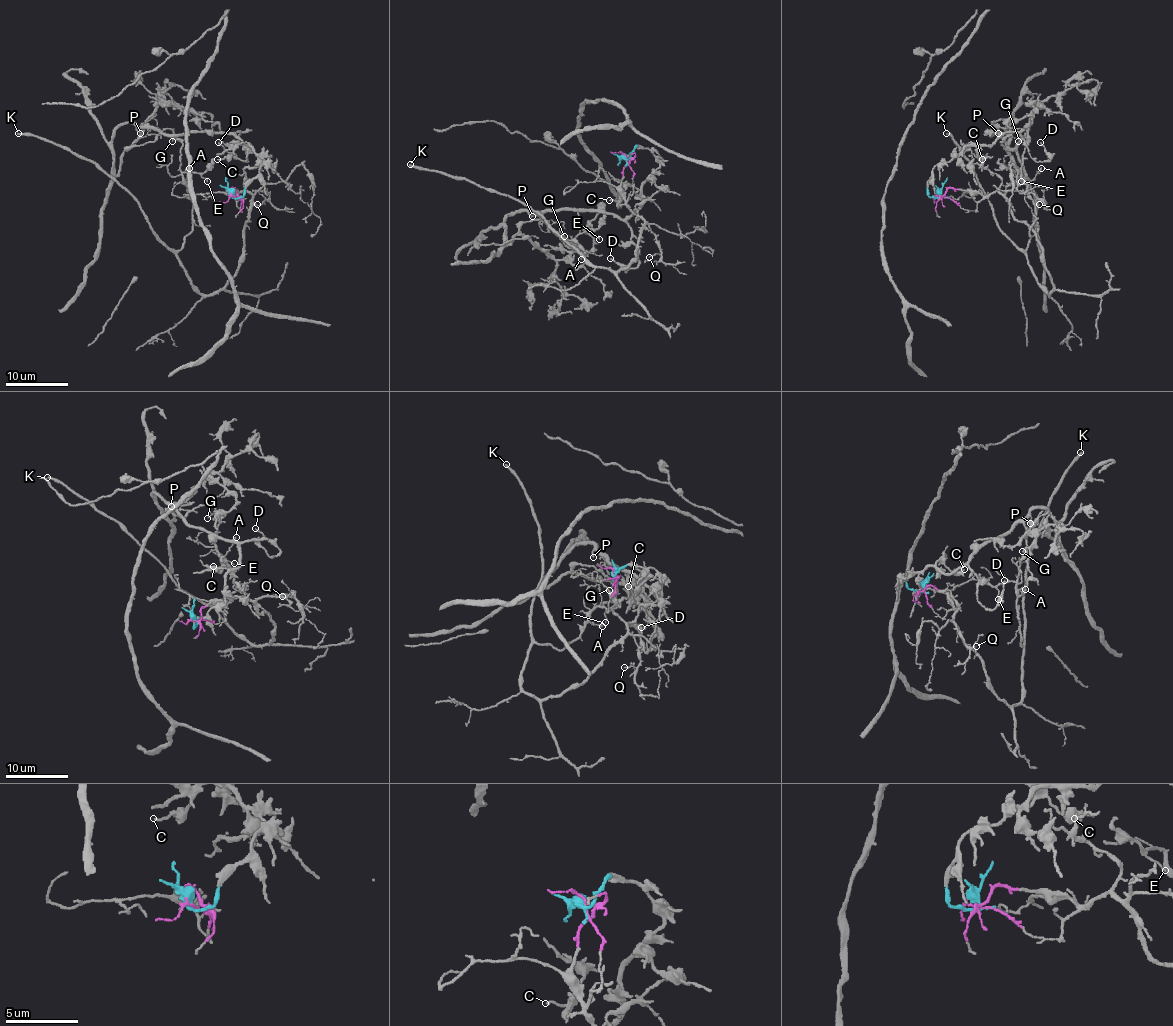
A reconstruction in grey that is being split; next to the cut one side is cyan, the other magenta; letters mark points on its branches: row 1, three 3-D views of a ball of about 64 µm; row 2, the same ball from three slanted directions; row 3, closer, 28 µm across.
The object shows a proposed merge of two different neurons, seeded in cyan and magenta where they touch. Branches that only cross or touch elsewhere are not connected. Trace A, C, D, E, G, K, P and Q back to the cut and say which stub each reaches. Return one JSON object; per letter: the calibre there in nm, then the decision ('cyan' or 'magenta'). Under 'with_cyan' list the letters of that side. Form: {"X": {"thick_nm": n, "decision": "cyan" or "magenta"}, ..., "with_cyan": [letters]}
{"A": {"thick_nm": 130, "decision": "magenta"}, "C": {"thick_nm": 150, "decision": "cyan"}, "D": {"thick_nm": 150, "decision": "cyan"}, "E": {"thick_nm": 110, "decision": "magenta"}, "G": {"thick_nm": 80, "decision": "magenta"}, "K": {"thick_nm": 260, "decision": "magenta"}, "P": {"thick_nm": 140, "decision": "cyan"}, "Q": {"thick_nm": 100, "decision": "magenta"}, "with_cyan": ["C", "D", "P"]}

